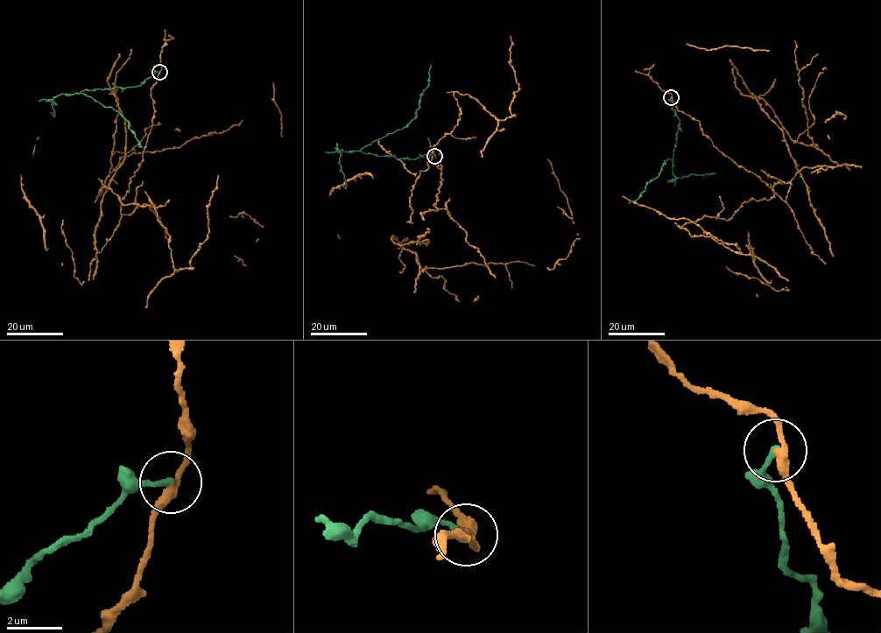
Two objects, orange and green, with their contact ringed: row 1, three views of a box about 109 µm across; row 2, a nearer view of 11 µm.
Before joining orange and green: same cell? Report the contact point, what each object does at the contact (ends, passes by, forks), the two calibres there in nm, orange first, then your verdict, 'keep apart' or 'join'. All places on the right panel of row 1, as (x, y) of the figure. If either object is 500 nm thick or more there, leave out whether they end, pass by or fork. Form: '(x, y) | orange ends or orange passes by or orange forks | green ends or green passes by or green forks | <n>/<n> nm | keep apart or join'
(671, 97) | orange passes by | green ends | 280/200 nm | keep apart

